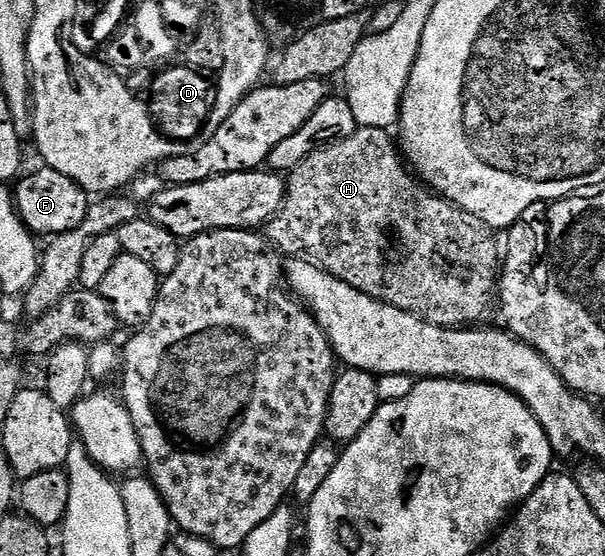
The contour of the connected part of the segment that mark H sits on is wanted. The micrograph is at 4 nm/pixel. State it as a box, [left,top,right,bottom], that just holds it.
[263,127,499,328]

